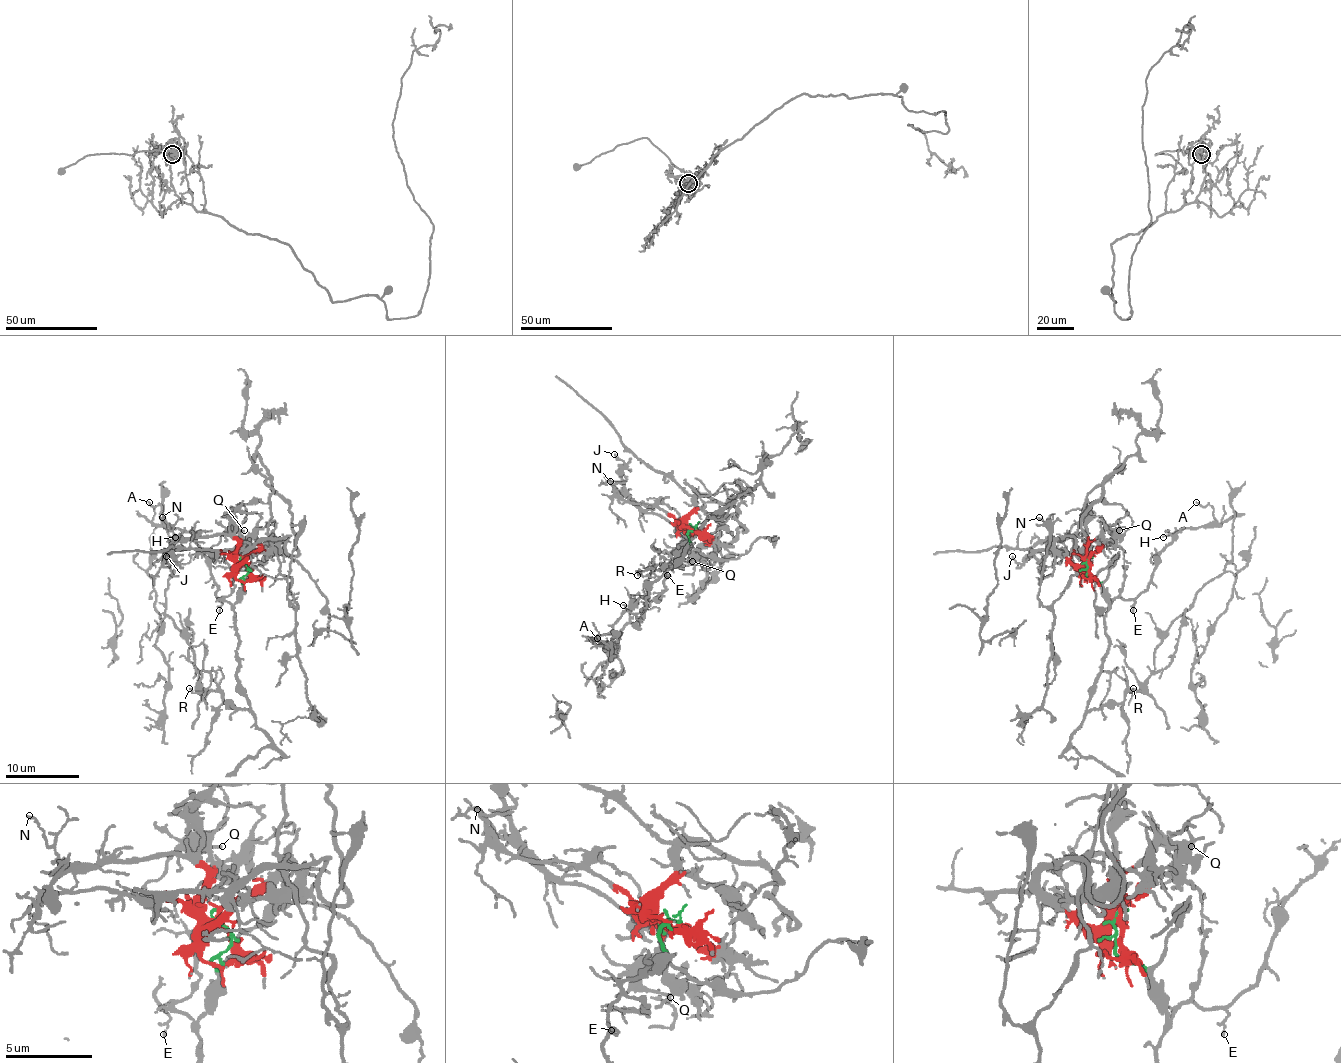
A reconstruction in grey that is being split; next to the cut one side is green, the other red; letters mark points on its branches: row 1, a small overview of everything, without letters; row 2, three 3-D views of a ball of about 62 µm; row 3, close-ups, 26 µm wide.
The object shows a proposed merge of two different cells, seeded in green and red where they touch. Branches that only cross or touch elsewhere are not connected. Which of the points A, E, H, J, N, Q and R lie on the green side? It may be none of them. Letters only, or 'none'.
A, E, H, R

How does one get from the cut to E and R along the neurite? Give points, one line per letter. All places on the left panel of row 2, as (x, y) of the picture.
E: (244, 563), (248, 574), (241, 580), (241, 596), (230, 604), (224, 598), (218, 600), (222, 604), (218, 611)
R: (244, 563), (248, 574), (241, 580), (233, 611), (237, 674), (250, 707), (230, 705), (217, 690), (189, 689)

